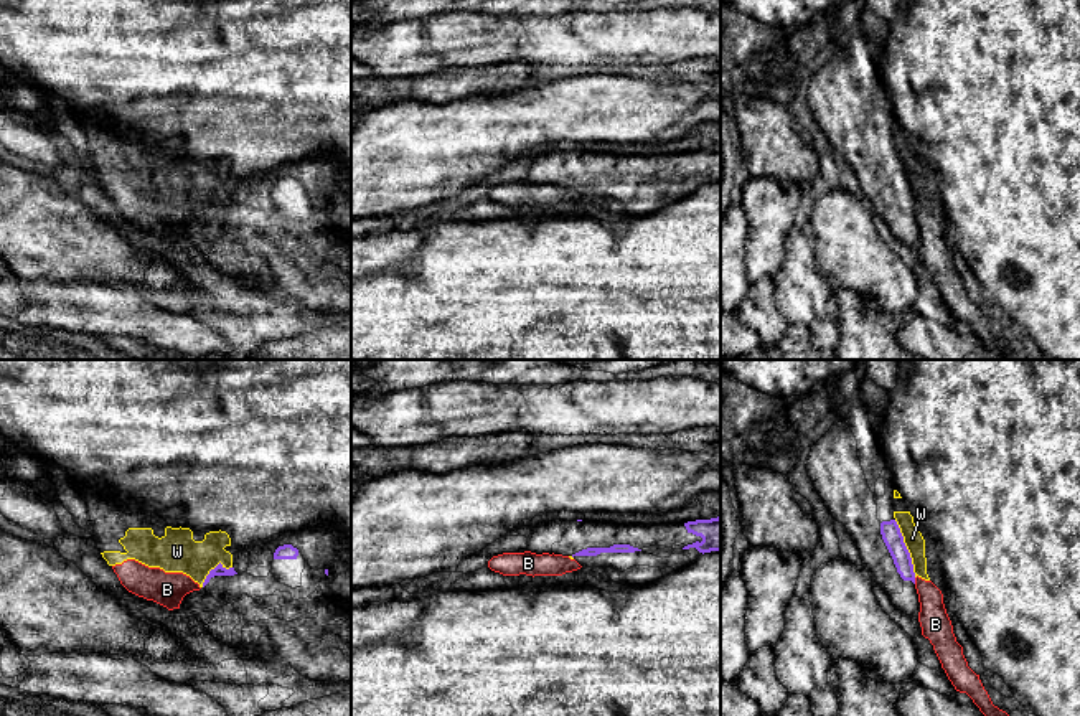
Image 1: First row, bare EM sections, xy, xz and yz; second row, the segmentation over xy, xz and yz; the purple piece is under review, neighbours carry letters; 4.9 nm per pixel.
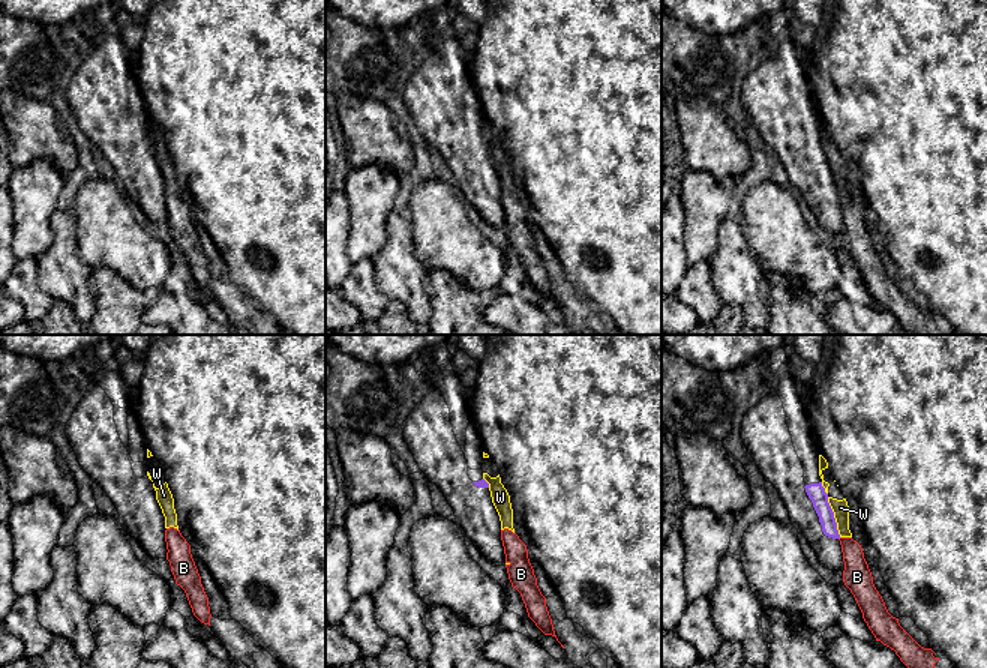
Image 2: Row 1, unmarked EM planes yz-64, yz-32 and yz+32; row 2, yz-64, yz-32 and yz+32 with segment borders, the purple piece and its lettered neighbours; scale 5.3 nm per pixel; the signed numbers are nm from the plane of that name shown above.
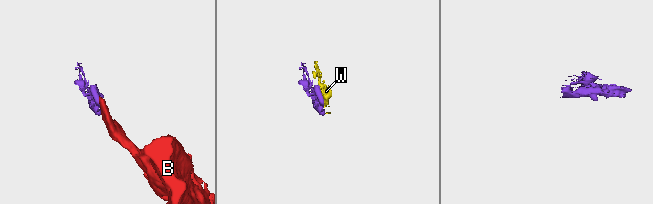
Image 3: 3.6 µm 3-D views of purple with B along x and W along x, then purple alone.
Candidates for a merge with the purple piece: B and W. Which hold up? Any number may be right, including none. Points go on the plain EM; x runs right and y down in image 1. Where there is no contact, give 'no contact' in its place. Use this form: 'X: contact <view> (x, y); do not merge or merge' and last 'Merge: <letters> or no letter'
B: contact yz (914, 211); do not merge
W: contact yz (906, 178); do not merge
Merge: no letter

